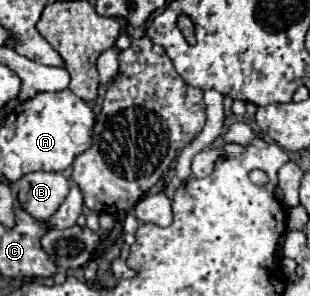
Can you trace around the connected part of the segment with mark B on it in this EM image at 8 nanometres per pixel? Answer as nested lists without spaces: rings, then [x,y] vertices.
[[[30,172],[16,186],[22,208],[34,218],[46,220],[68,196],[70,180],[62,172]]]

